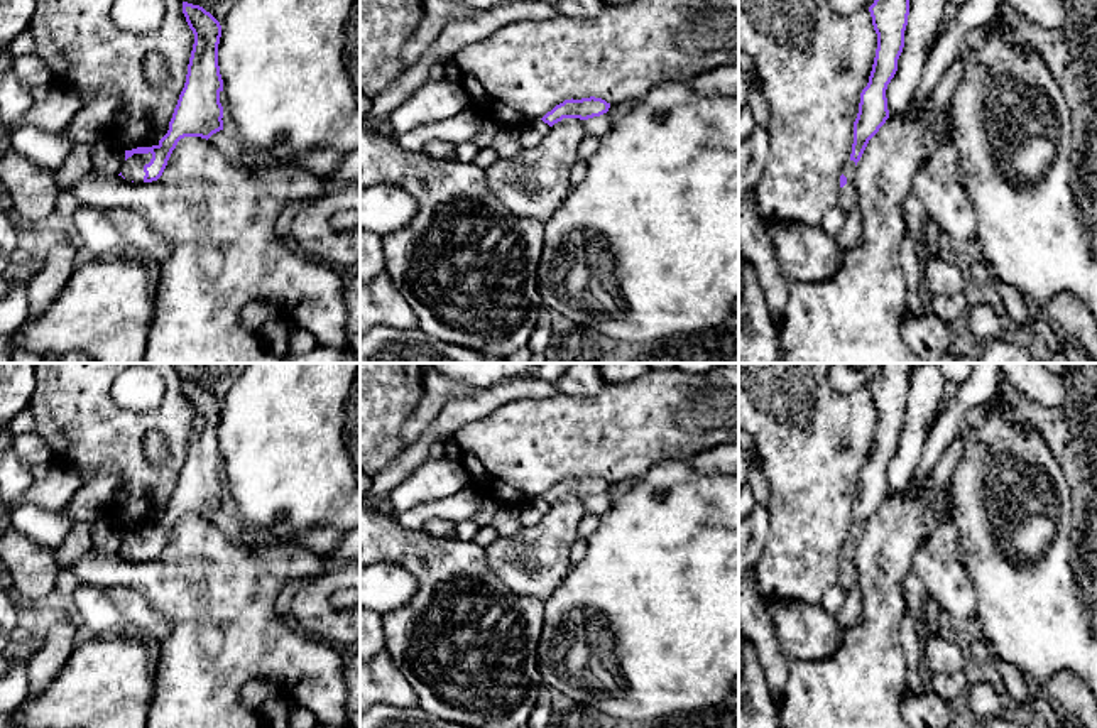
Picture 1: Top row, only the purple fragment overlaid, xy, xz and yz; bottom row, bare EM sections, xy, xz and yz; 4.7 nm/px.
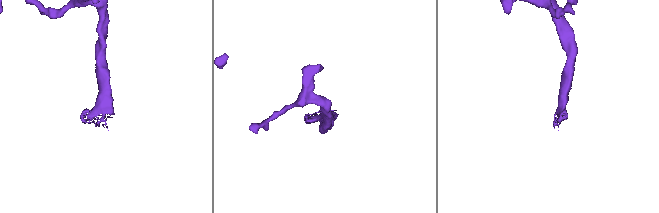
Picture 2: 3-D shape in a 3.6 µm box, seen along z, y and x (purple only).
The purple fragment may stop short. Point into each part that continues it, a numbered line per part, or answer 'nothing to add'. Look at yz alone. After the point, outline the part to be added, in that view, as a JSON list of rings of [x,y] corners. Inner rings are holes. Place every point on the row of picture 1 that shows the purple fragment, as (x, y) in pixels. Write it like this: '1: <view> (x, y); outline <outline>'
1: yz (847, 196); outline [[[849,160],[842,174],[847,177],[847,184],[838,191],[838,206],[847,215],[857,206],[857,191],[854,186],[855,162]]]

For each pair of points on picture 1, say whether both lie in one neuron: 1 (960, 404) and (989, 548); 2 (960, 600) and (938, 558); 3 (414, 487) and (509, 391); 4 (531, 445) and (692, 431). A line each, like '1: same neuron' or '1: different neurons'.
1: different neurons
2: same neuron
3: different neurons
4: same neuron

